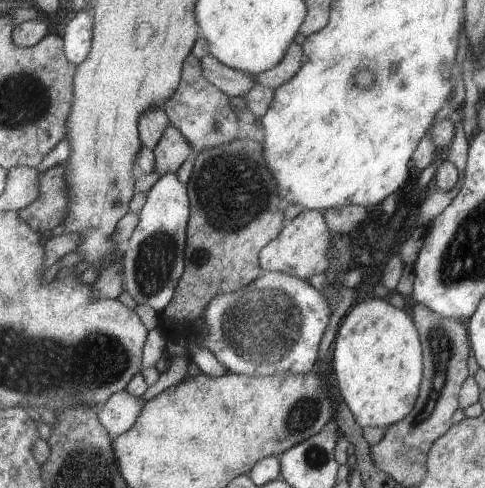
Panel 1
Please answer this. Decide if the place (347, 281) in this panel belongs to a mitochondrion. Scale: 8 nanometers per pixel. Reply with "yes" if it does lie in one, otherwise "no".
no

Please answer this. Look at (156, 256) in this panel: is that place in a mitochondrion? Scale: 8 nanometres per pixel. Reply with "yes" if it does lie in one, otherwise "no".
yes

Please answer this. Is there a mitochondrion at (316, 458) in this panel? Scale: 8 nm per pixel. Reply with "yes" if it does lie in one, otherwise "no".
yes

